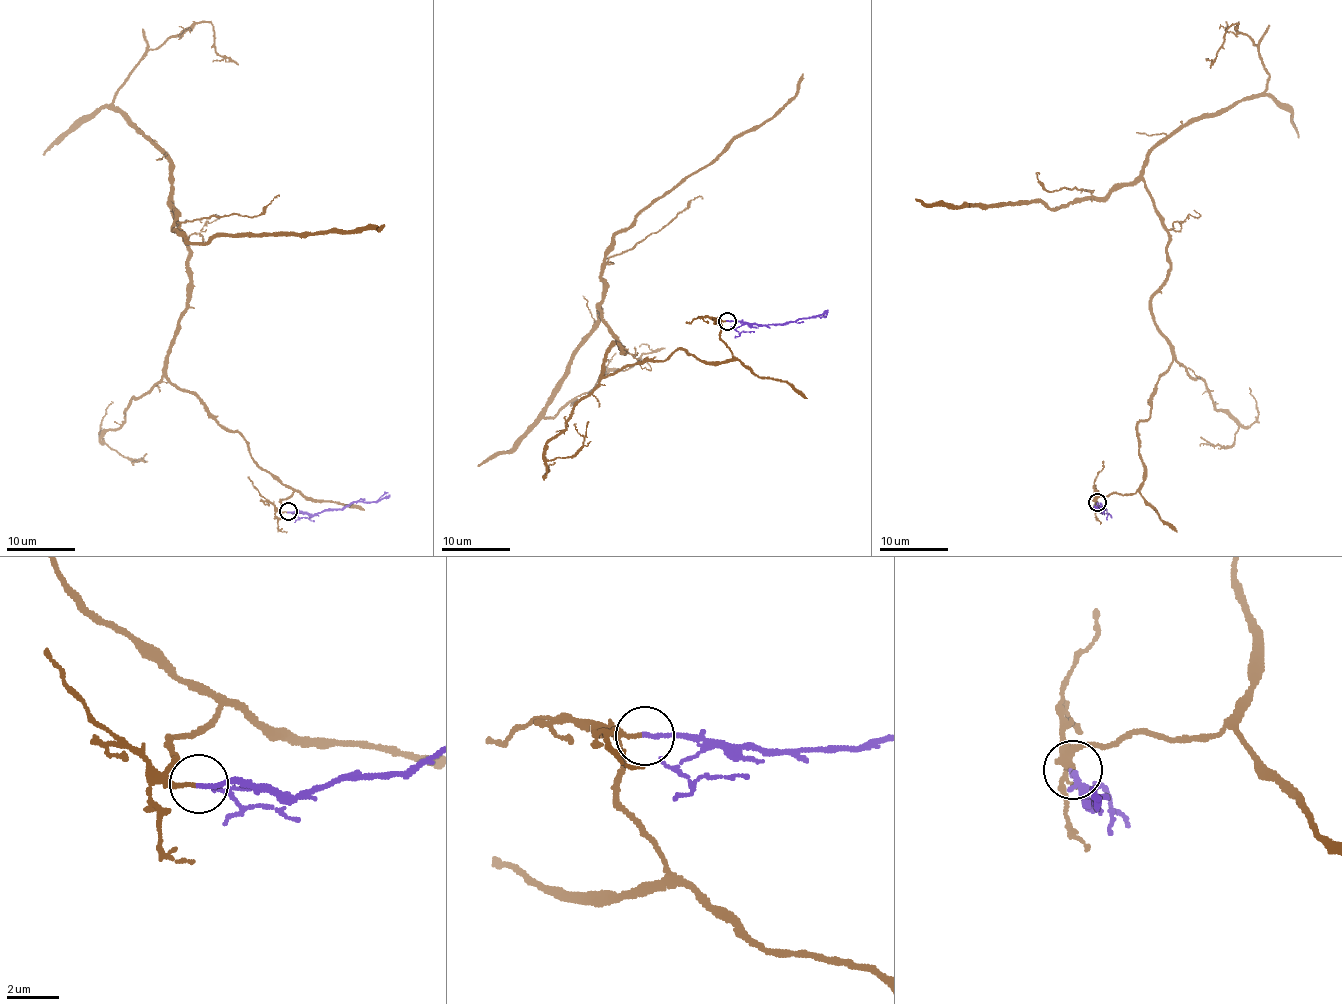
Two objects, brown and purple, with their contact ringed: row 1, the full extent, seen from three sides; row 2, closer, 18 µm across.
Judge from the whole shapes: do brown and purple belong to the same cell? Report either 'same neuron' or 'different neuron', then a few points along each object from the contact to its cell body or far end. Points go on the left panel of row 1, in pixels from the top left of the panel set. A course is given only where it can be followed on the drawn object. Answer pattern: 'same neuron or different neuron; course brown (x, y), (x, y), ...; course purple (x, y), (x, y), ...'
same neuron; course brown (287, 511), (288, 486), (166, 374), (190, 246), (171, 164), (113, 102), (196, 23), (212, 61); course purple (288, 511), (302, 511), (312, 515), (326, 510), (343, 510), (355, 502), (379, 501), (389, 495)

